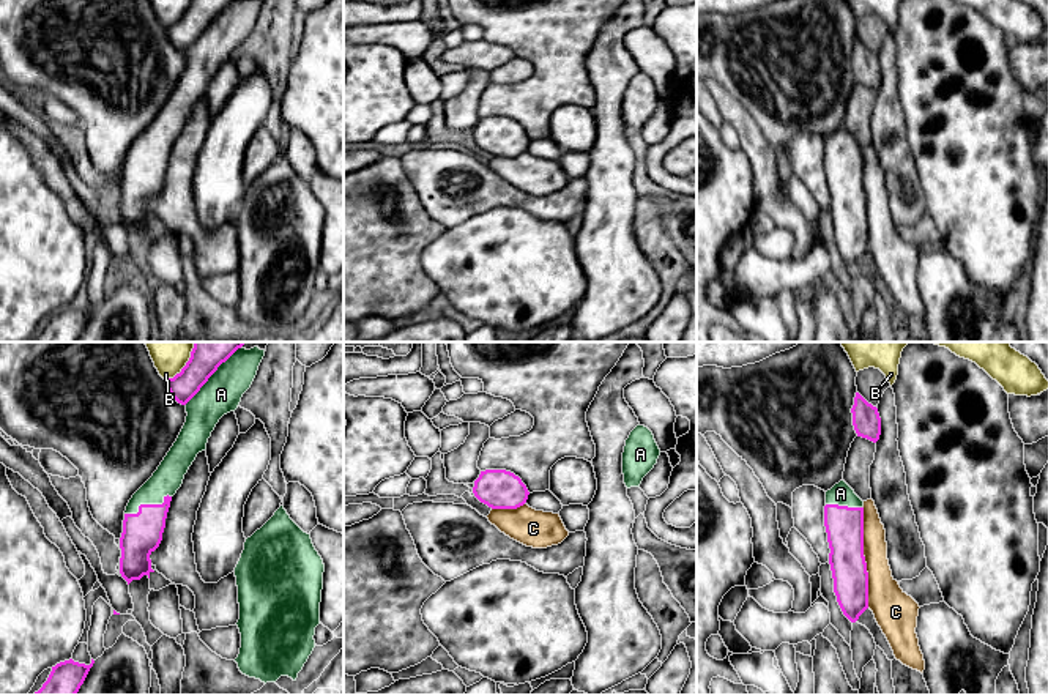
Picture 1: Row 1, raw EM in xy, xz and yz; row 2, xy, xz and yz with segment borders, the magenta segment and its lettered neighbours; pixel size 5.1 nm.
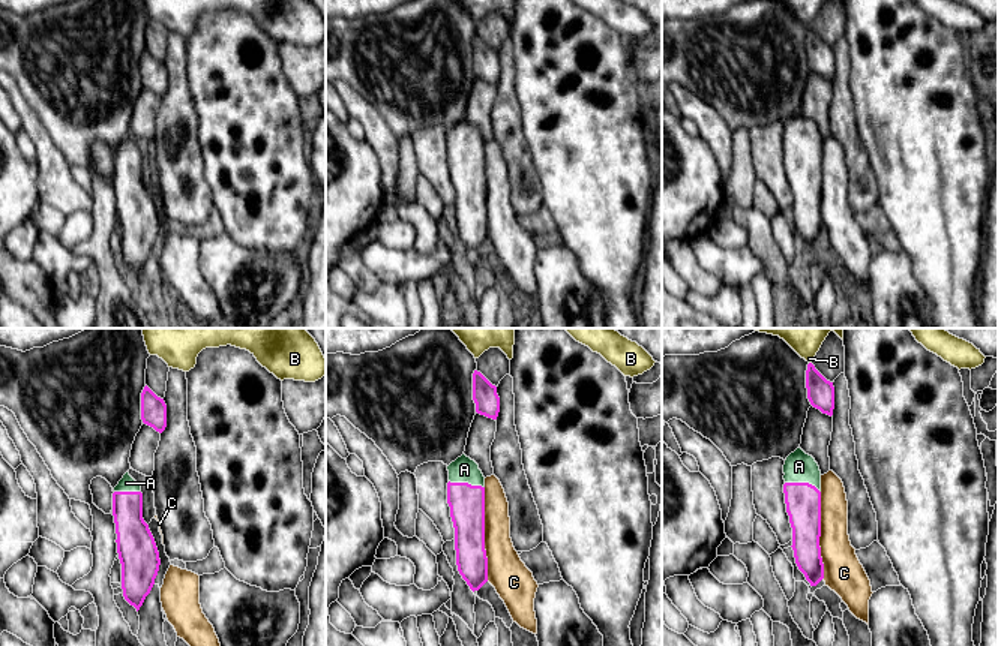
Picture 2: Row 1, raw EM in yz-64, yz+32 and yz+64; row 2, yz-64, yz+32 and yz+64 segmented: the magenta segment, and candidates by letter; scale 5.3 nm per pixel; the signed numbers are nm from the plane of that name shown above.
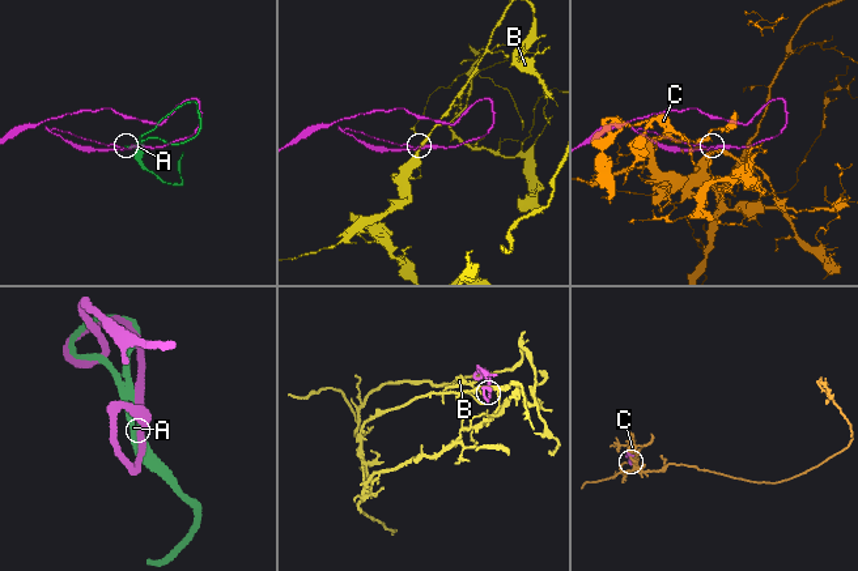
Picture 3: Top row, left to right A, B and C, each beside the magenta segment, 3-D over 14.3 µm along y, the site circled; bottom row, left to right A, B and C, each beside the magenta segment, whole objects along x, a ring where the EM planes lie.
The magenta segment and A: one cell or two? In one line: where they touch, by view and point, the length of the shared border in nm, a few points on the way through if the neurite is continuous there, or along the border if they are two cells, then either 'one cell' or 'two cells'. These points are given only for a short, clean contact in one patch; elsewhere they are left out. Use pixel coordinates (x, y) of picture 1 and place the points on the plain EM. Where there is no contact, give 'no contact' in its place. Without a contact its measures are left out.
meets magenta in xy at (147, 152); contact 260 nm long; one cell

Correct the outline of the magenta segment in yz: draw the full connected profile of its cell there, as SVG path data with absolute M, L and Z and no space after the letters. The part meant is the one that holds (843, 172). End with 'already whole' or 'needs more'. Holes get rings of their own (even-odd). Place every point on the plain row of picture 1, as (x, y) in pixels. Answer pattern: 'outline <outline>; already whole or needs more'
outline M840 128L826 139L824 173L834 240L843 262L856 269L868 255L868 219L864 203L864 148Z; needs more

